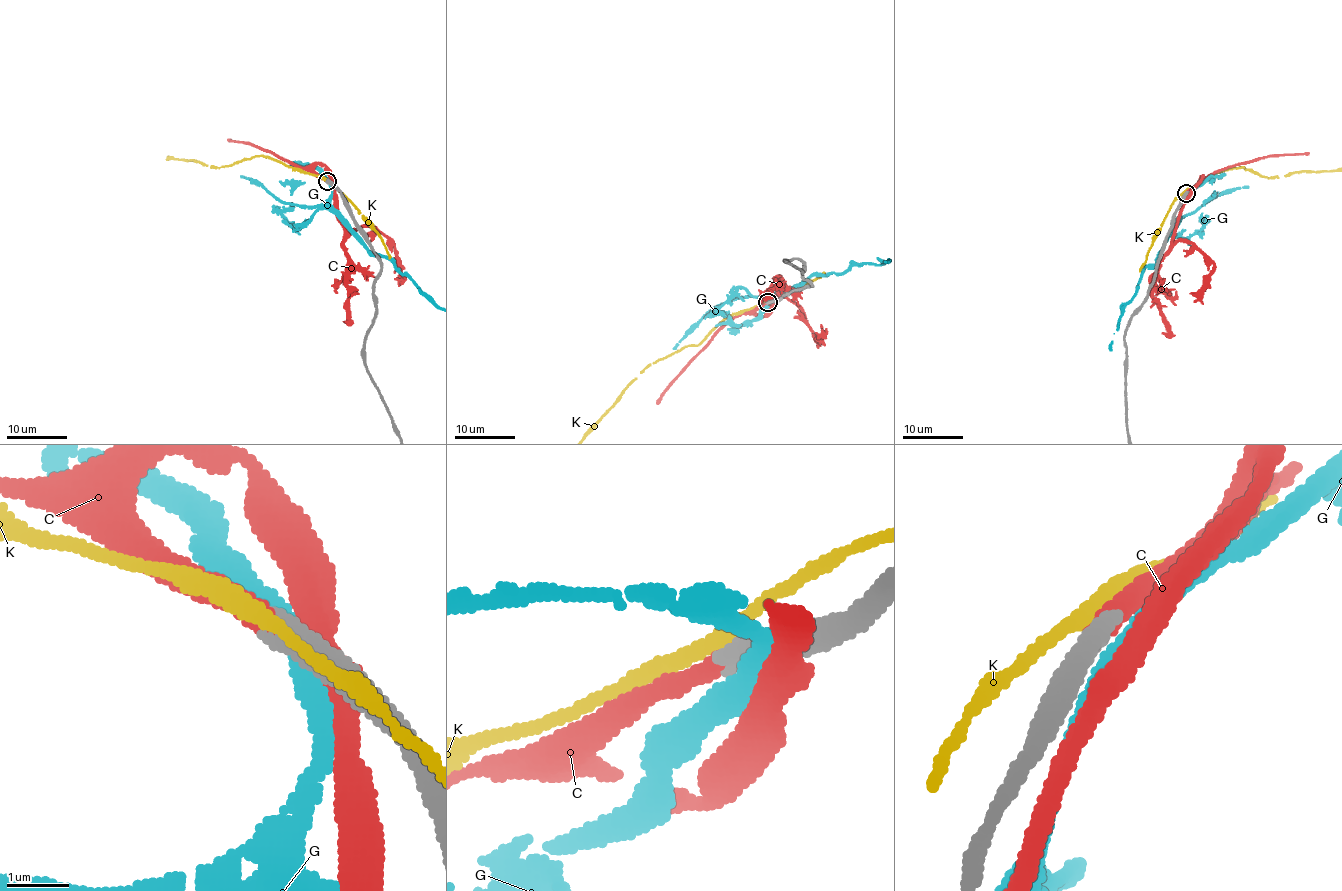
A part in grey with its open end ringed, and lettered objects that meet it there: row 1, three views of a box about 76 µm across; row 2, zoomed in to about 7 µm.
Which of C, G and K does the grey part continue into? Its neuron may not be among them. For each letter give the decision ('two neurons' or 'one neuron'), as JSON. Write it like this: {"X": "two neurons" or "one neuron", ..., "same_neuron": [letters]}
{"C": "one neuron", "G": "two neurons", "K": "two neurons", "same_neuron": ["C"]}

